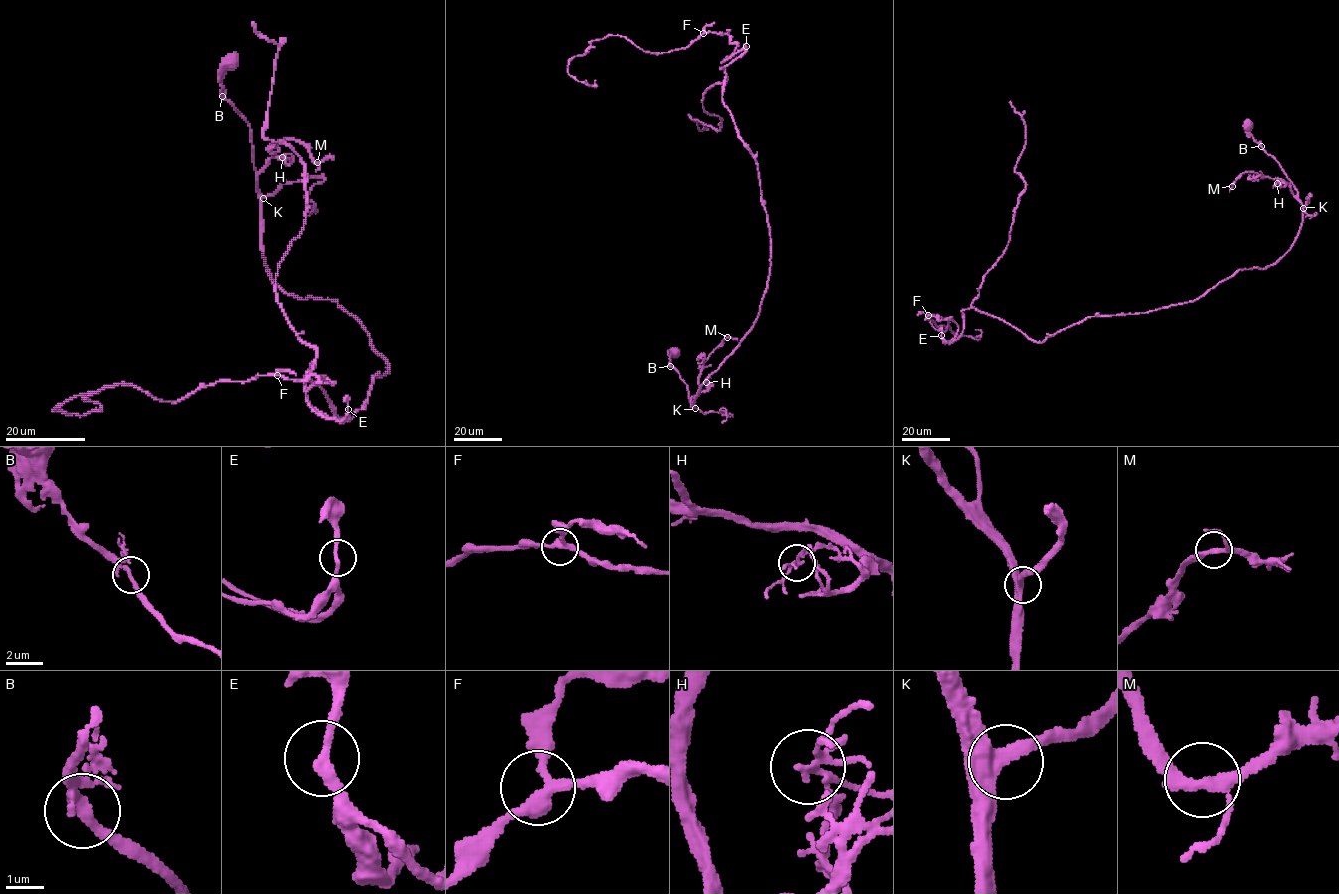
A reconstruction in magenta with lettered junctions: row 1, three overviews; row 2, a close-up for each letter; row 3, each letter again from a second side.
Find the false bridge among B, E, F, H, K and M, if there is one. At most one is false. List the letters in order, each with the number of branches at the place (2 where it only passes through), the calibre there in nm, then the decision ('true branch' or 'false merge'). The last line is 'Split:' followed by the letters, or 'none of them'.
B: 4 | 200 nm | true branch
E: 2 | 240 nm | true branch
F: 3 | 280 nm | true branch
H: 4 | 170 nm | true branch
K: 3 | 340 nm | true branch
M: 3 | 240 nm | true branch
Split: none of them

